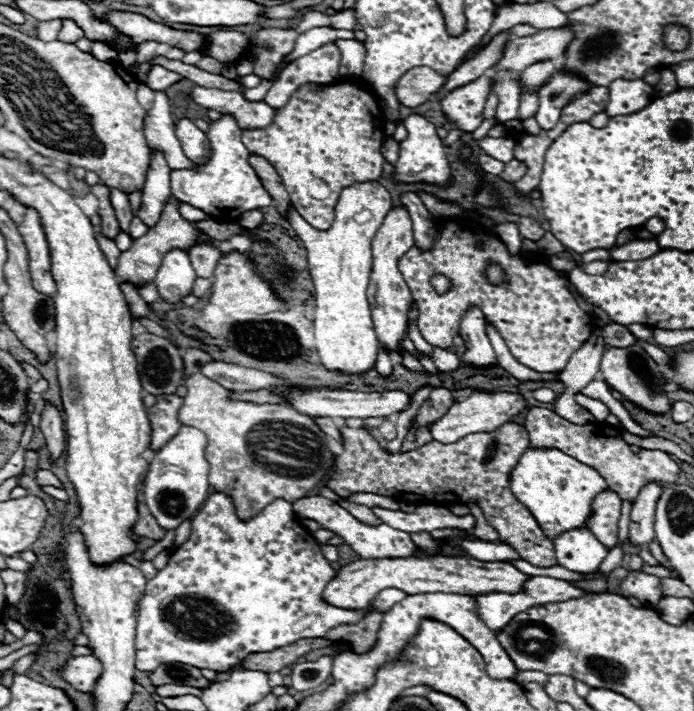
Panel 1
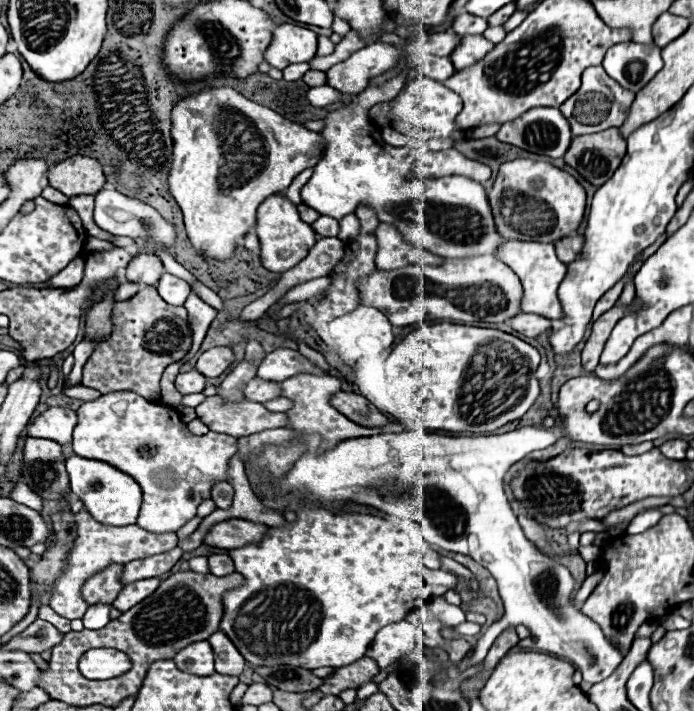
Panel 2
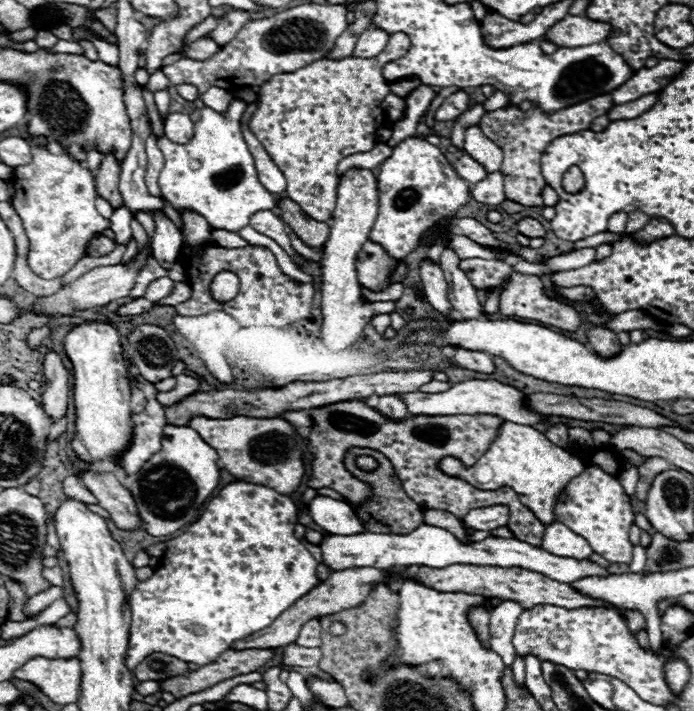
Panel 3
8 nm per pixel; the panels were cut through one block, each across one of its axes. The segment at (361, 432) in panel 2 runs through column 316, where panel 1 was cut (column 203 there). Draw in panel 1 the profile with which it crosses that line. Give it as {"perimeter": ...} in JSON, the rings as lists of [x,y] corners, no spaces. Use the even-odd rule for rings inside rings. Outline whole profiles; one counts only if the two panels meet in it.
{"perimeter":[[[194,374],[186,378],[186,396],[180,406],[178,420],[184,426],[194,426],[206,434],[206,460],[210,462],[210,486],[216,492],[226,492],[232,496],[236,504],[236,512],[240,518],[248,520],[266,508],[272,500],[282,498],[288,502],[296,502],[312,488],[316,488],[332,470],[334,454],[326,446],[324,432],[314,424],[310,416],[296,412],[294,408],[276,406],[276,404],[250,404],[250,402],[230,402],[226,388],[206,378],[204,374]]]}

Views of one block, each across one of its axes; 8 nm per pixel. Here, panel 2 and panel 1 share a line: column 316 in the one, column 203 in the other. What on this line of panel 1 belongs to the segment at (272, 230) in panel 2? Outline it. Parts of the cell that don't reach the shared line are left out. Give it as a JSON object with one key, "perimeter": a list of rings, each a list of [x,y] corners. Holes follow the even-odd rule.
{"perimeter":[[[170,198],[170,202],[164,206],[162,210],[162,216],[160,216],[160,228],[150,228],[140,240],[134,240],[132,248],[122,252],[120,254],[120,260],[118,260],[118,266],[114,268],[114,274],[122,280],[122,282],[130,282],[134,286],[140,286],[140,284],[146,284],[146,282],[152,282],[158,268],[160,268],[160,262],[164,258],[166,252],[170,252],[172,248],[182,248],[182,250],[190,250],[192,244],[196,242],[208,242],[196,228],[194,224],[190,224],[188,220],[184,220],[180,214],[178,214],[178,204],[174,198]]]}

